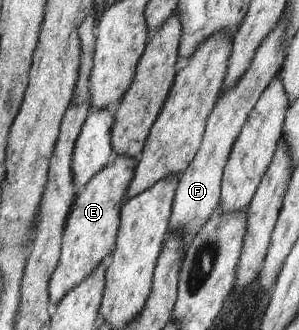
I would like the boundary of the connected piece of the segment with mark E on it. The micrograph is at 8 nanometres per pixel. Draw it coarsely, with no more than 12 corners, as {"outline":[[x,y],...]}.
{"outline":[[114,155],[76,195],[49,277],[56,304],[114,249],[136,160]]}

